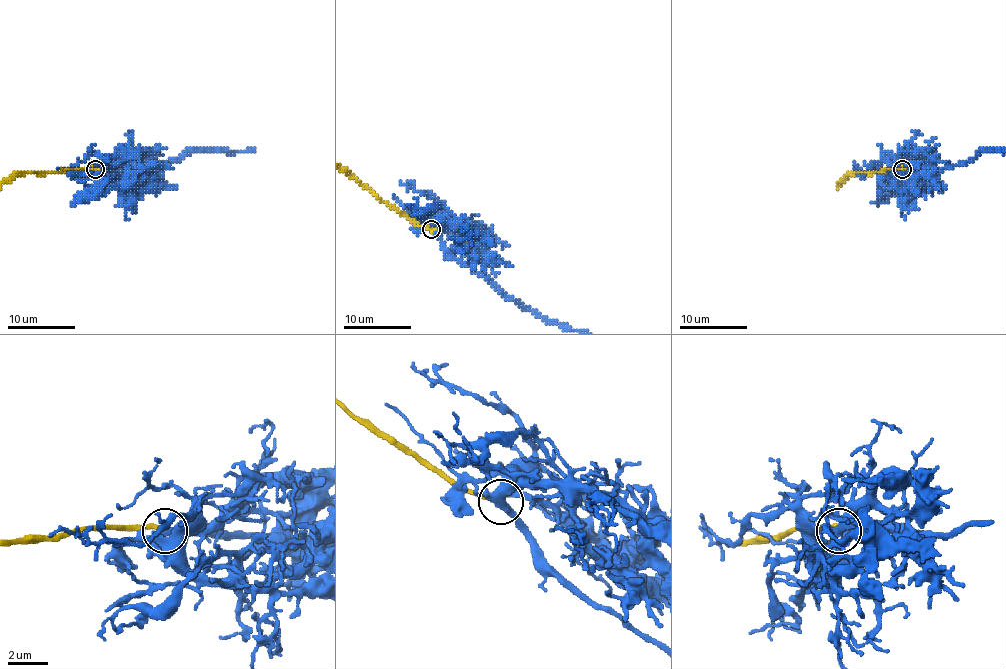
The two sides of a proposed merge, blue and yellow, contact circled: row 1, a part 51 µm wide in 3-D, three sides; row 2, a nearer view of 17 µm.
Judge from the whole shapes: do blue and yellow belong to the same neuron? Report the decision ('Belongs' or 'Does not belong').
Belongs

